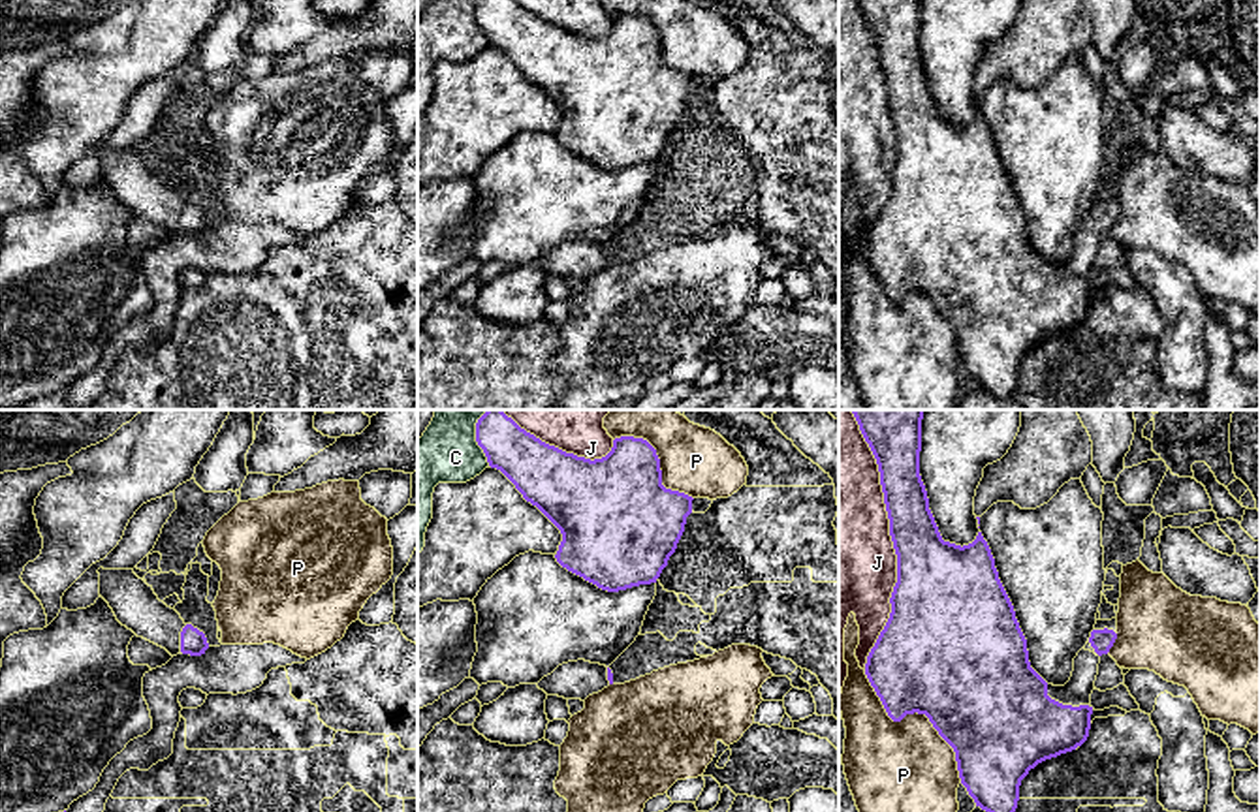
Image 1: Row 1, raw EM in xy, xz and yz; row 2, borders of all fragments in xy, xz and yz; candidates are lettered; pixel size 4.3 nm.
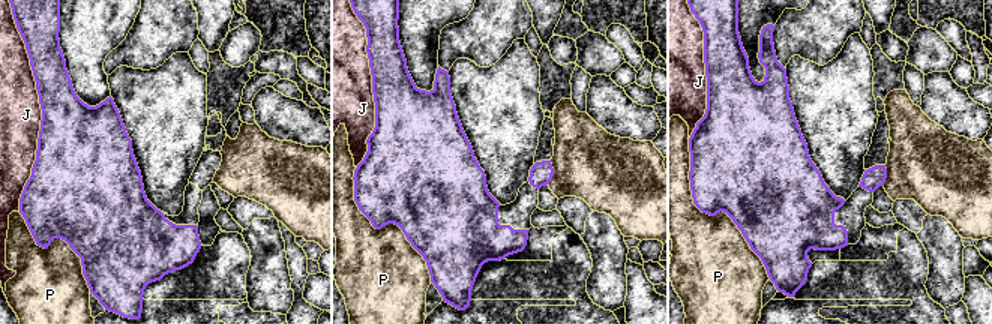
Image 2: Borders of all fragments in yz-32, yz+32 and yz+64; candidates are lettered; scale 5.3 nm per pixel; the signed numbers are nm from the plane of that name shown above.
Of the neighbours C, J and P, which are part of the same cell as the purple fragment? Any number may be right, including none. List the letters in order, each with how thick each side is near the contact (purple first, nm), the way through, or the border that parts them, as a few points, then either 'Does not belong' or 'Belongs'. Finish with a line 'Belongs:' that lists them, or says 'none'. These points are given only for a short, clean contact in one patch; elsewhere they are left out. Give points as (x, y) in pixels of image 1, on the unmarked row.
C: Thickness 220 nm (purple) against 260 nm. Does not belong
J: Thickness 360 nm (purple) against 480 nm. Does not belong
P: Thickness 500 nm (purple) against 420 nm. Does not belong
Belongs: none

